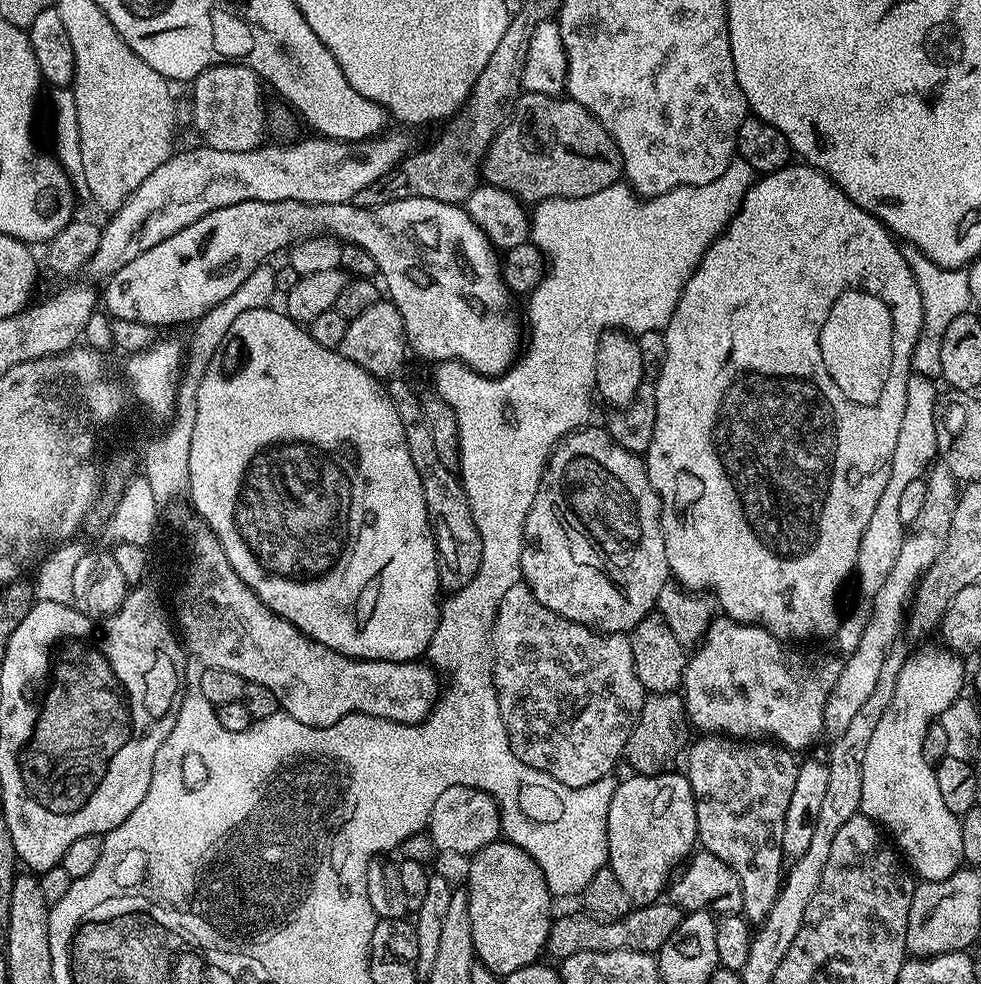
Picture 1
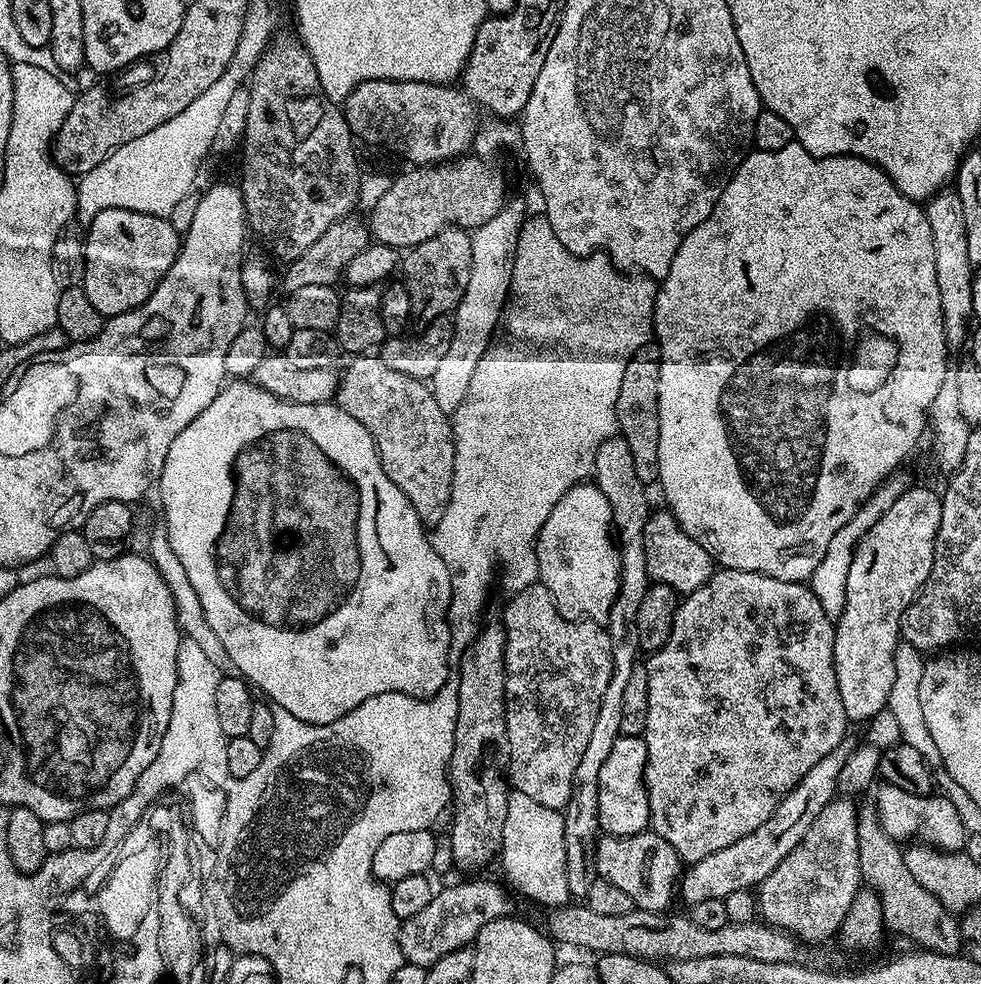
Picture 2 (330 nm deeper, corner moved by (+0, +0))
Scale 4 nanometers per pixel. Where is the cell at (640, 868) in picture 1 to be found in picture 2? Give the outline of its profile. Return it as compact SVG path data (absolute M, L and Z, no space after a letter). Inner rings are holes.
M621 736L614 742L614 750L606 757L602 772L598 774L598 818L600 827L609 836L633 836L649 827L652 815L648 791L644 785L644 763L646 762L646 742L643 736Z

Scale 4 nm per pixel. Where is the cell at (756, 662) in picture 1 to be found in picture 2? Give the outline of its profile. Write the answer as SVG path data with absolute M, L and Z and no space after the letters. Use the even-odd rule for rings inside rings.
M720 568L712 573L710 582L698 590L687 593L677 603L676 613L672 619L670 638L657 652L647 657L646 667L650 682L650 706L646 710L646 762L644 763L644 785L648 791L650 802L651 831L657 832L680 855L681 861L697 864L702 858L710 858L718 850L730 846L730 842L738 842L738 838L746 838L750 830L758 830L770 814L802 782L806 770L814 766L814 762L826 758L838 742L842 742L850 728L846 718L846 710L842 706L842 694L838 694L838 678L834 666L834 638L836 626L822 610L822 602L812 593L811 587L804 582L786 582L782 578L770 578L766 574Z

